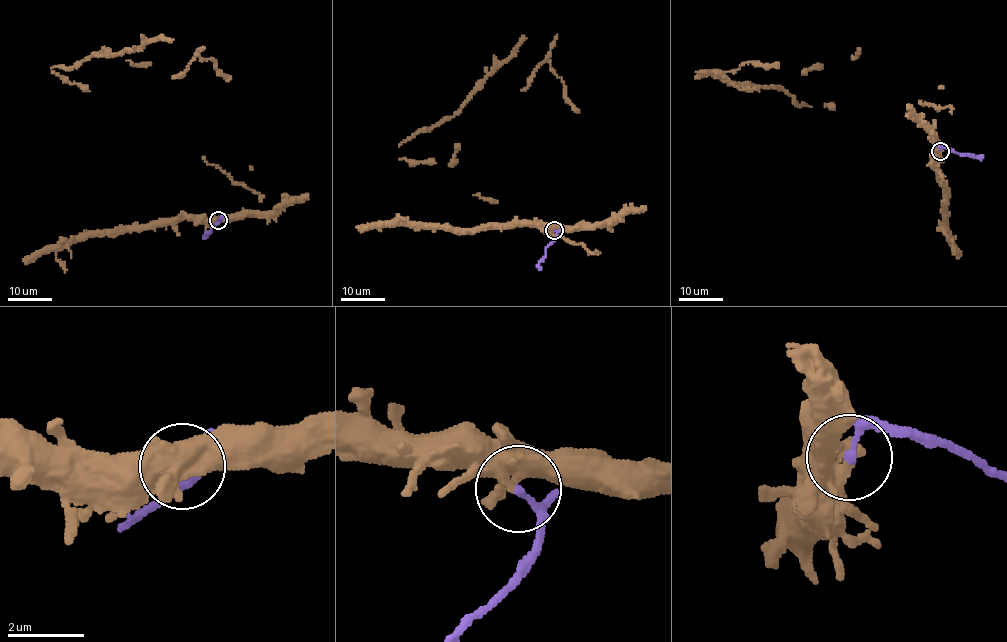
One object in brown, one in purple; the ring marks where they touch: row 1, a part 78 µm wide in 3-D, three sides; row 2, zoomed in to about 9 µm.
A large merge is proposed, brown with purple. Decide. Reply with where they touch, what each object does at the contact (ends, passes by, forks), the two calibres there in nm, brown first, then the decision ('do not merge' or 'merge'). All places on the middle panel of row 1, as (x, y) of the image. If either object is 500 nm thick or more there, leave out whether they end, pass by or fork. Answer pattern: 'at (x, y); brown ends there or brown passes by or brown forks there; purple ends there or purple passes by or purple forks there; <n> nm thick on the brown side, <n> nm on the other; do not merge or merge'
at (554, 230); brown passes by; purple passes by; 440 nm thick on the brown side, 130 nm on the other; do not merge

